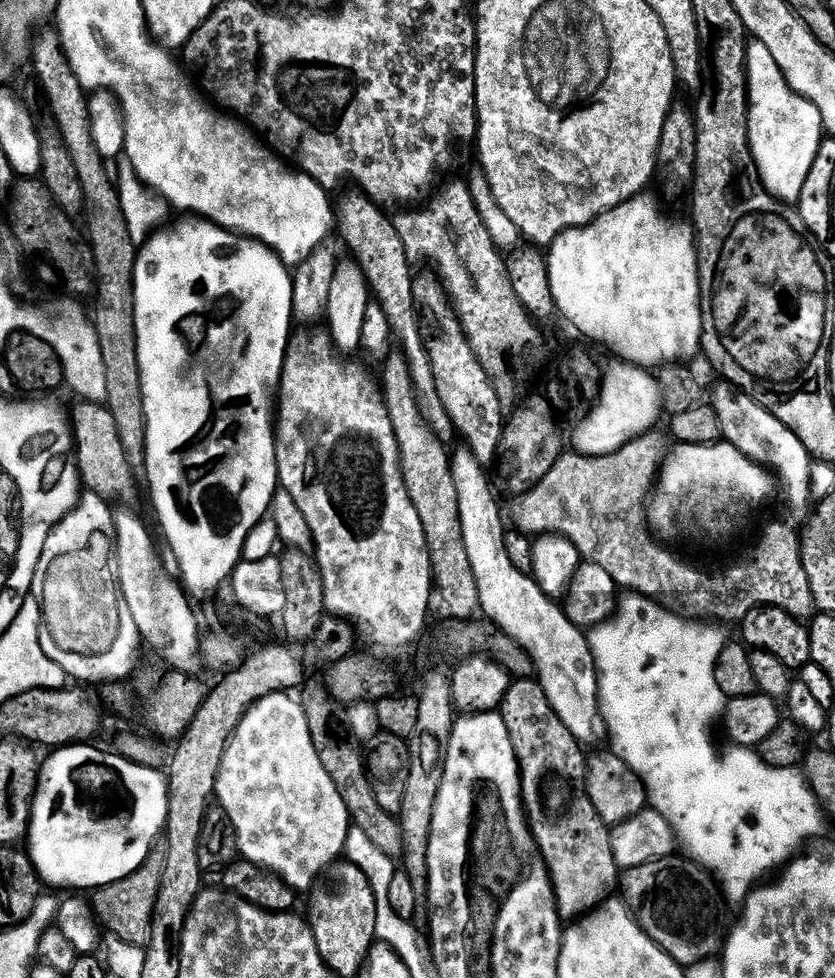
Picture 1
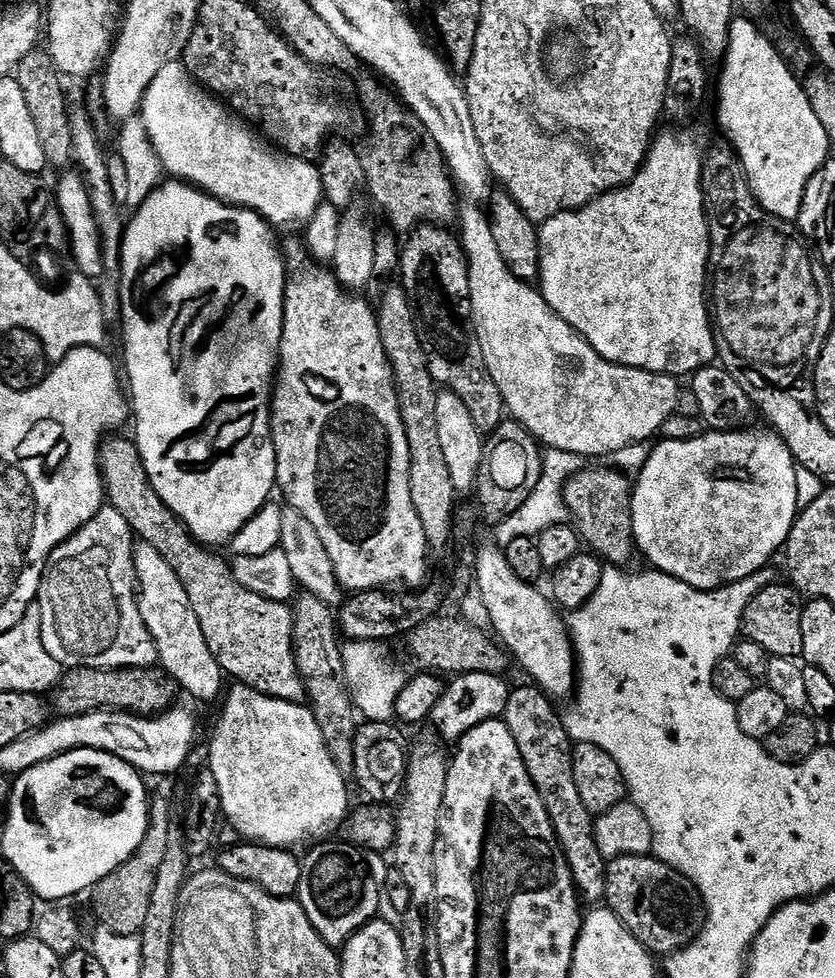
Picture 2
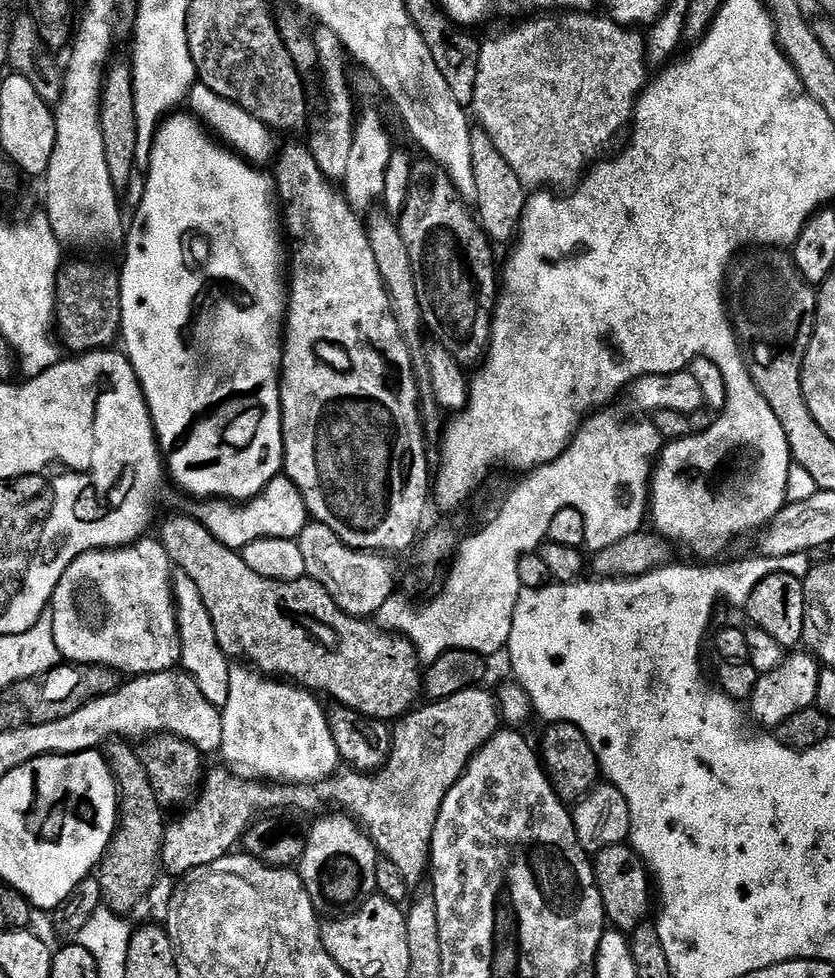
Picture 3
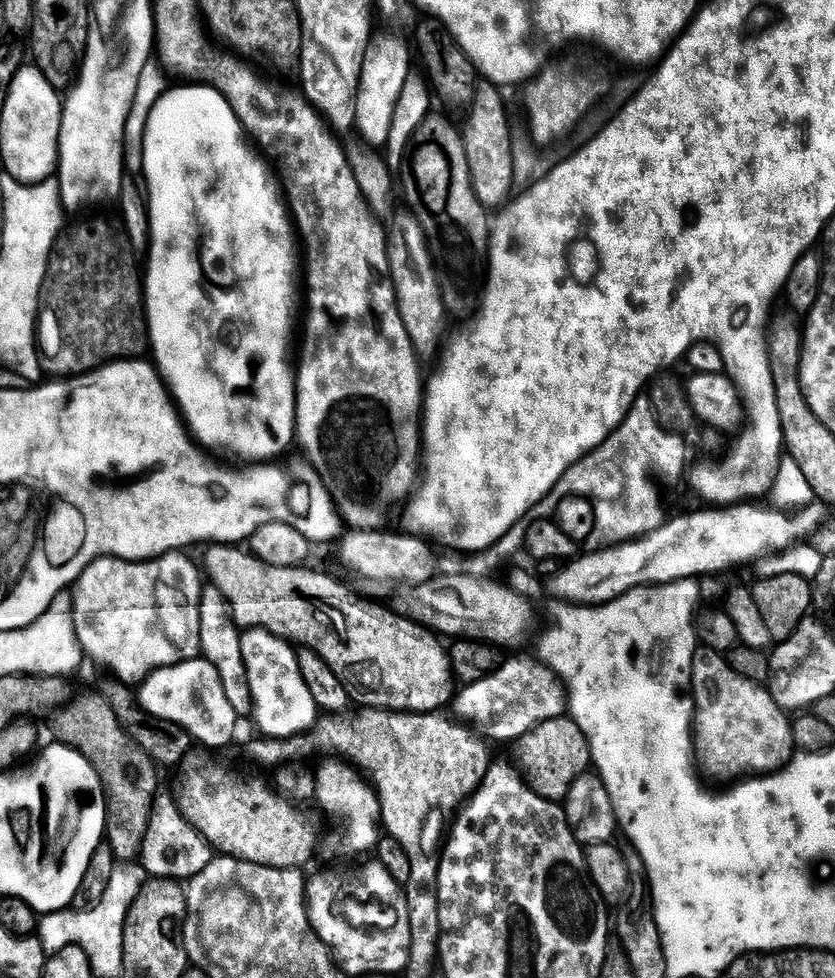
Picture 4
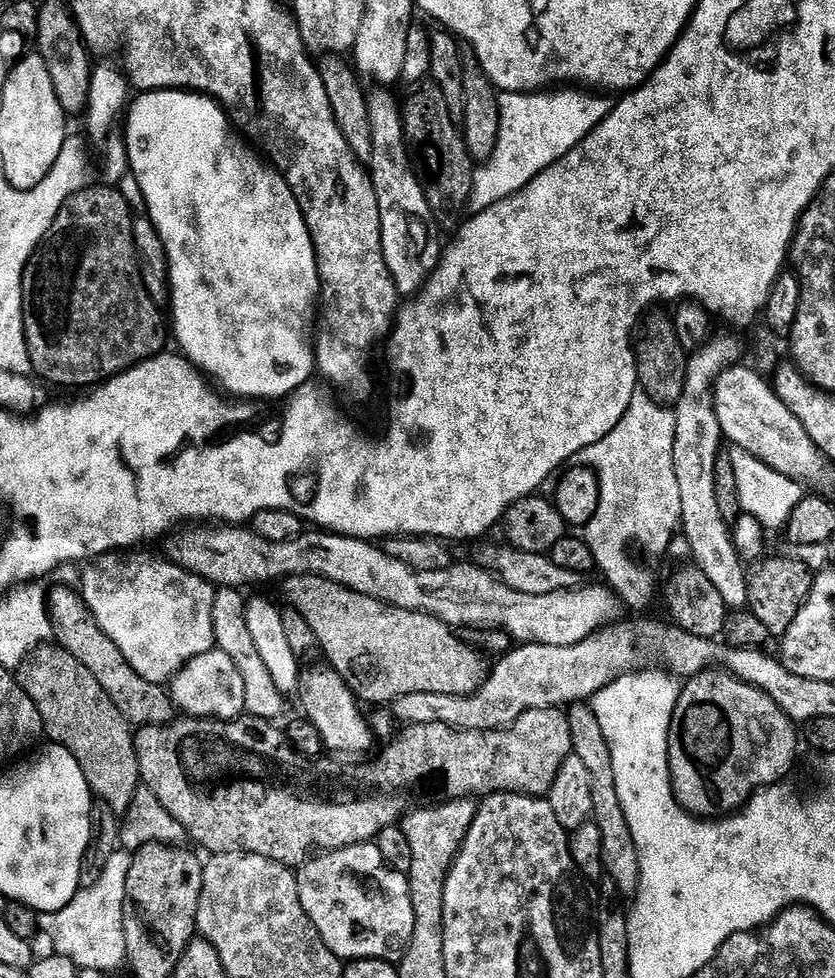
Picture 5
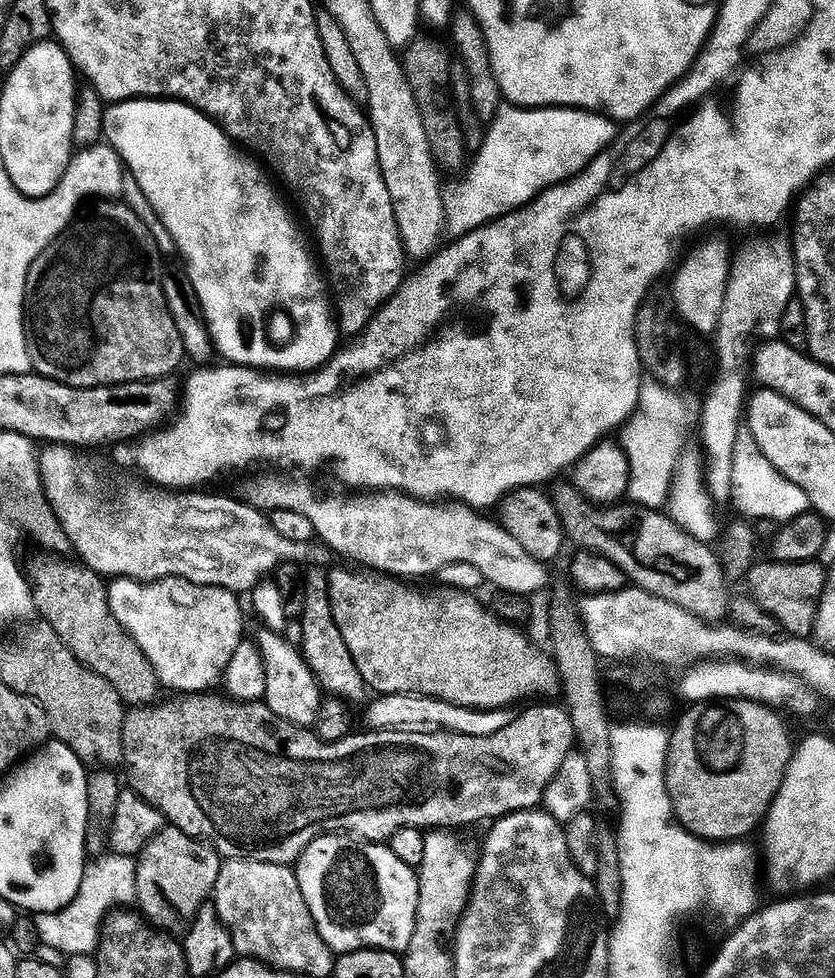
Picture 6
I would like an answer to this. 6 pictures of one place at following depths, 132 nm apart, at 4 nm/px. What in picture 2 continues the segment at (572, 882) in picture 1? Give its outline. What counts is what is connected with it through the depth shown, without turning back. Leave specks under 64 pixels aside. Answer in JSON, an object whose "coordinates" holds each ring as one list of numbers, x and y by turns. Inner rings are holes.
{"coordinates":[[513,687,509,691,502,717,504,725,508,727,510,734,514,734,514,742,518,742,518,754,522,754,522,762,526,762,526,770,550,814,550,822,572,871,581,901,603,901,608,869,604,855,598,850,593,814,586,810,574,782,574,741,568,737,561,713,556,713,556,708,552,705,555,703,550,697,540,688,527,687]]}

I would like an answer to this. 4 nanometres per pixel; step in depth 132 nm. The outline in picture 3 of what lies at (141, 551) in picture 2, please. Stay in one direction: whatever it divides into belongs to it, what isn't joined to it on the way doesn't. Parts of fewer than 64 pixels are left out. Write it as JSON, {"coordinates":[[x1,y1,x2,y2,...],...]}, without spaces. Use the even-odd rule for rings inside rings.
{"coordinates":[[180,574,174,580,174,603,176,606,176,625,180,628,180,664,183,671,198,682,202,694,211,704,227,705,230,686,234,679,234,672,228,669,229,657,224,655,220,643,214,632,212,616,198,592,198,586,186,575]]}

